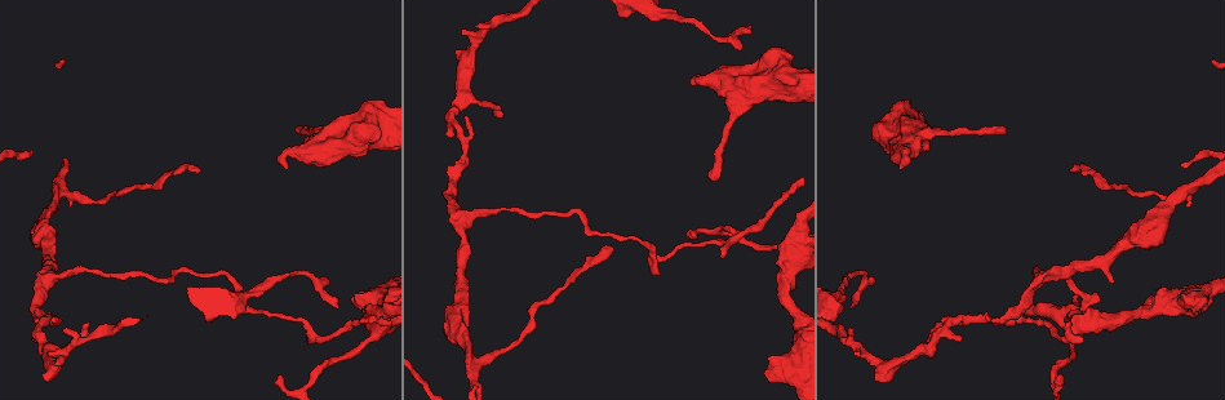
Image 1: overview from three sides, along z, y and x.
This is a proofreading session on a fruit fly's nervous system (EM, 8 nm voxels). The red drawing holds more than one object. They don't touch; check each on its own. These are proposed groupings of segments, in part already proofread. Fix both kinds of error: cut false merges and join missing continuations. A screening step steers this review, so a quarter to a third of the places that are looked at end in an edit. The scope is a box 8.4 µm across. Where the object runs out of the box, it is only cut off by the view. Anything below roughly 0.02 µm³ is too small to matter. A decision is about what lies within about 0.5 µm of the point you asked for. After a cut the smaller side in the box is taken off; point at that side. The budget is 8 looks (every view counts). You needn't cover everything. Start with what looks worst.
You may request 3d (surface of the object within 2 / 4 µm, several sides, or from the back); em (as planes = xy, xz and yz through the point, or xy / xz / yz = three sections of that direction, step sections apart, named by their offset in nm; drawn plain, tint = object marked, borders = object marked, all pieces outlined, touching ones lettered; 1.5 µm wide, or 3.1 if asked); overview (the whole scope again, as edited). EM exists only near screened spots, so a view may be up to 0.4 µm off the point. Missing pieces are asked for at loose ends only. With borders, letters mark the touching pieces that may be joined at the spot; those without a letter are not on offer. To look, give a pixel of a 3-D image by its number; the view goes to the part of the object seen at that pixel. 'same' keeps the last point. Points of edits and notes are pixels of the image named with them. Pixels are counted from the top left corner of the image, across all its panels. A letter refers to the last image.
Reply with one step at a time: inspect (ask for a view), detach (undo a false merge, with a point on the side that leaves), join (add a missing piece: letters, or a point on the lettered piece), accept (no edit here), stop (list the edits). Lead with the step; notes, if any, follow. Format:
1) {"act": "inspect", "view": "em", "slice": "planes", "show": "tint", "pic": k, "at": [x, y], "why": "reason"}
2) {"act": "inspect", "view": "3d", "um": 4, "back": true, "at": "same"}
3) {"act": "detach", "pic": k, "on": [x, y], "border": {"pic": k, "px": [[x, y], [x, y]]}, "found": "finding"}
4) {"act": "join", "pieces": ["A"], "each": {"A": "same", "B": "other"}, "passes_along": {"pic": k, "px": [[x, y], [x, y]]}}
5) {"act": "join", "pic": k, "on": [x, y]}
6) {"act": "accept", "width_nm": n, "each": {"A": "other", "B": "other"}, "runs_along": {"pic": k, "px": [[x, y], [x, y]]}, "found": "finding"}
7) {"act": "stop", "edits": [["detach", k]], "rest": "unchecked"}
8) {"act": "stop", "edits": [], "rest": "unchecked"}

{"act": "inspect", "view": "3d", "um": 2, "pic": 1, "at": [287, 169], "why": "stops while still wide"}

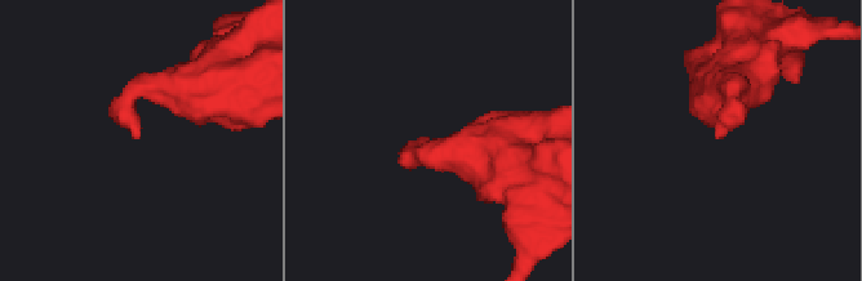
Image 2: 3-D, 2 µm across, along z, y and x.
{"act": "inspect", "view": "em", "slice": "yz", "step": 4, "show": "tint", "pic": 2, "at": [424, 139], "why": "shape alone is not enough"}

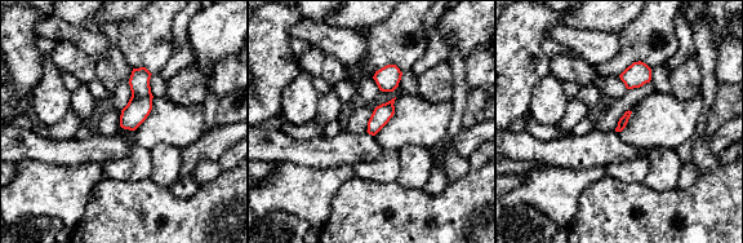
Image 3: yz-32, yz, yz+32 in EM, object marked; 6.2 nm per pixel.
{"act": "inspect", "view": "em", "slice": "planes", "show": "borders", "at": "same"}

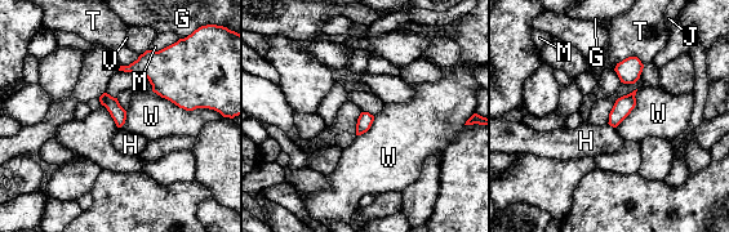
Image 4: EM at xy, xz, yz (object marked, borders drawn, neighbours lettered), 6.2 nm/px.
{"act": "accept", "each": {"G": "other", "H": "other", "J": "other", "M": "other", "T": "other", "V": "other", "W": "other"}, "border": {"pic": 4, "px": [[152, 90], [186, 110], [207, 108]]}, "found": "no lettered piece goes on from it"}

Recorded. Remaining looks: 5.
{"act": "inspect", "view": "em", "slice": "planes", "show": "plain", "pic": 1, "at": [57, 201], "why": "a fork"}

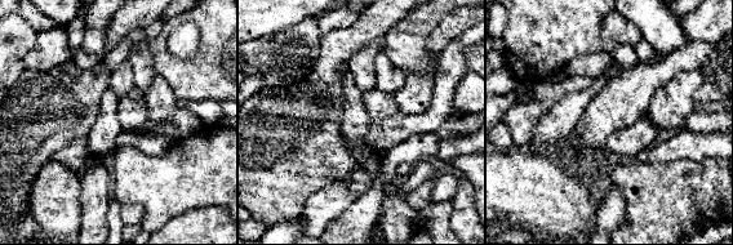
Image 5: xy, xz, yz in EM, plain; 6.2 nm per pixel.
{"act": "inspect", "view": "em", "slice": "planes", "show": "tint", "at": "same"}

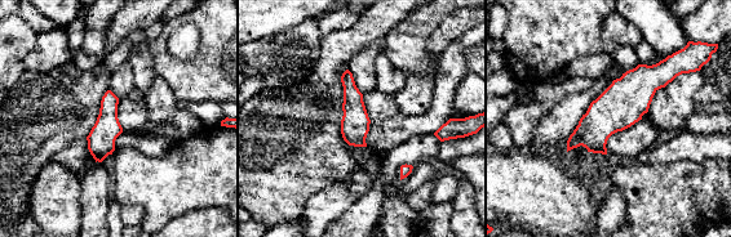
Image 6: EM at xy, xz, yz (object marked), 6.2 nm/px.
{"act": "inspect", "view": "em", "slice": "planes", "show": "borders", "at": "same", "why": "what lies round it"}

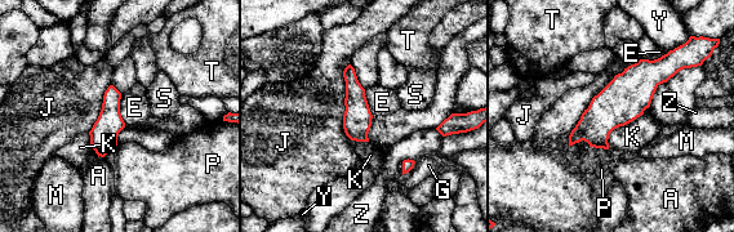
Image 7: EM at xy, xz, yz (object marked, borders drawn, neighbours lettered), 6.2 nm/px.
{"act": "accept", "each": {"A": "other", "E": "other", "G": "other", "J": "other", "K": "other", "M": "other", "P": "other", "S": "other", "T": "other", "Y": "other", "Z": "other"}, "found": "one neuron here"}

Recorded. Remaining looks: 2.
{"act": "stop", "edits": [], "rest": "unchecked"}

